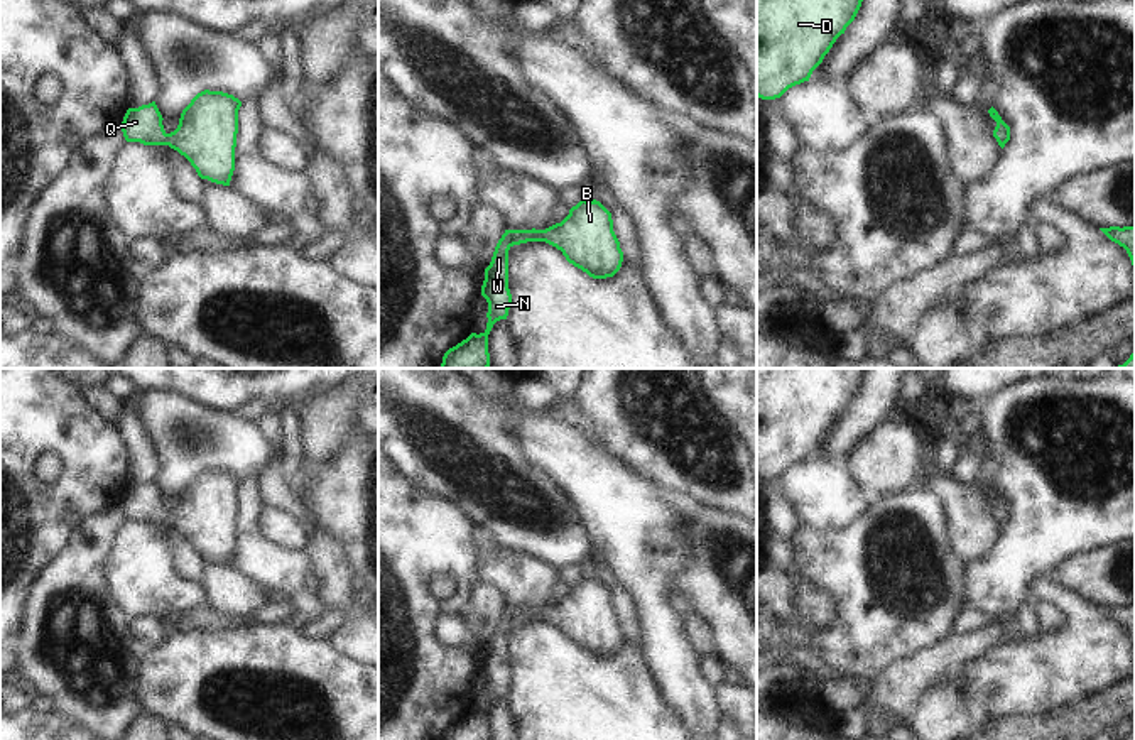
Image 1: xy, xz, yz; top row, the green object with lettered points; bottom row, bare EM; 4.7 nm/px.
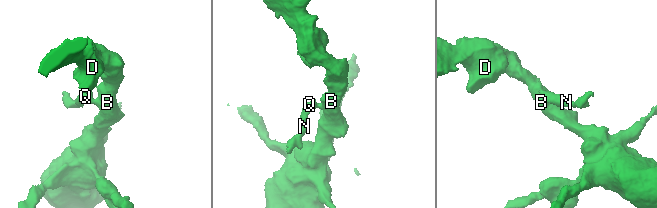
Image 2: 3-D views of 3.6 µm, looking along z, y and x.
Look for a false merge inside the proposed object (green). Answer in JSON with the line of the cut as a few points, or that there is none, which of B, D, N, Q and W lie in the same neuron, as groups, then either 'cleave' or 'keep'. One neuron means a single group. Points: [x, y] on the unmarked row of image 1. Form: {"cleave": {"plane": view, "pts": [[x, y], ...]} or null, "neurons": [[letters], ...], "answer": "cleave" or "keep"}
{"cleave": null, "neurons": [["B", "D", "N", "Q", "W"]], "answer": "keep"}

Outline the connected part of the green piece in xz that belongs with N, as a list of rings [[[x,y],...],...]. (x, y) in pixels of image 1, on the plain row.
[[[581,578],[569,593],[546,608],[505,608],[491,640],[485,647],[481,674],[488,681],[486,708],[471,711],[449,726],[443,740],[490,740],[488,713],[493,703],[507,698],[512,684],[508,667],[508,628],[527,620],[546,620],[562,630],[566,639],[593,657],[613,656],[623,640],[620,620],[613,610],[611,591],[596,578]]]

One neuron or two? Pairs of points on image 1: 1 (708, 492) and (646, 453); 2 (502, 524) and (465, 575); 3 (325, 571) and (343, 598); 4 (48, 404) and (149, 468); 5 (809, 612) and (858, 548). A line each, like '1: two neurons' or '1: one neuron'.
1: one neuron
2: two neurons
3: one neuron
4: two neurons
5: two neurons

